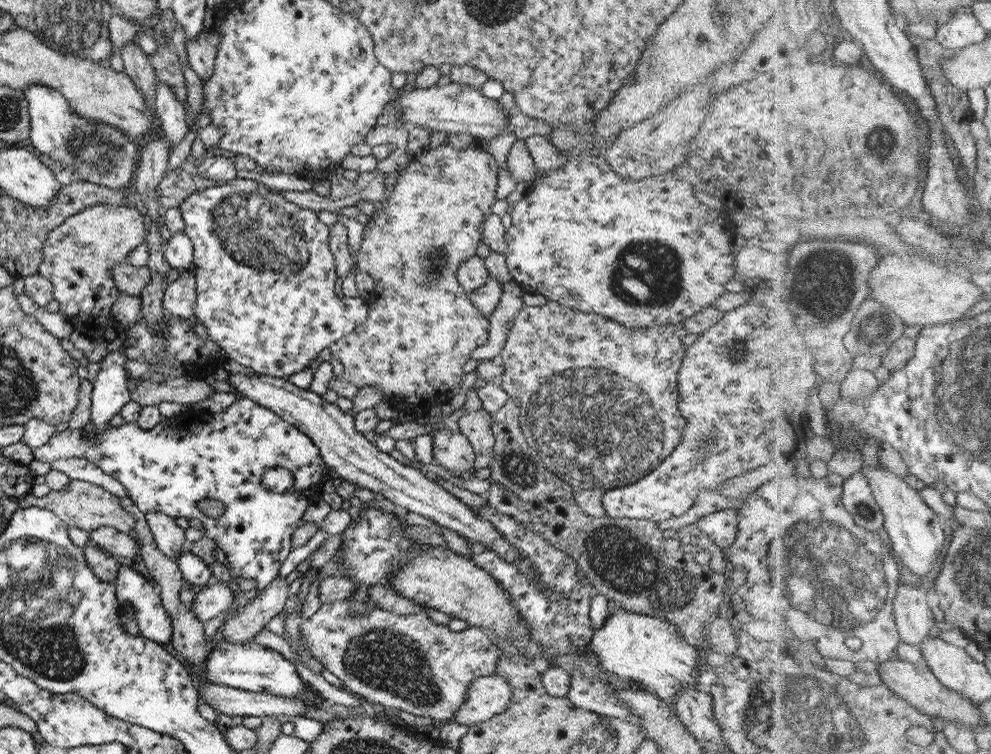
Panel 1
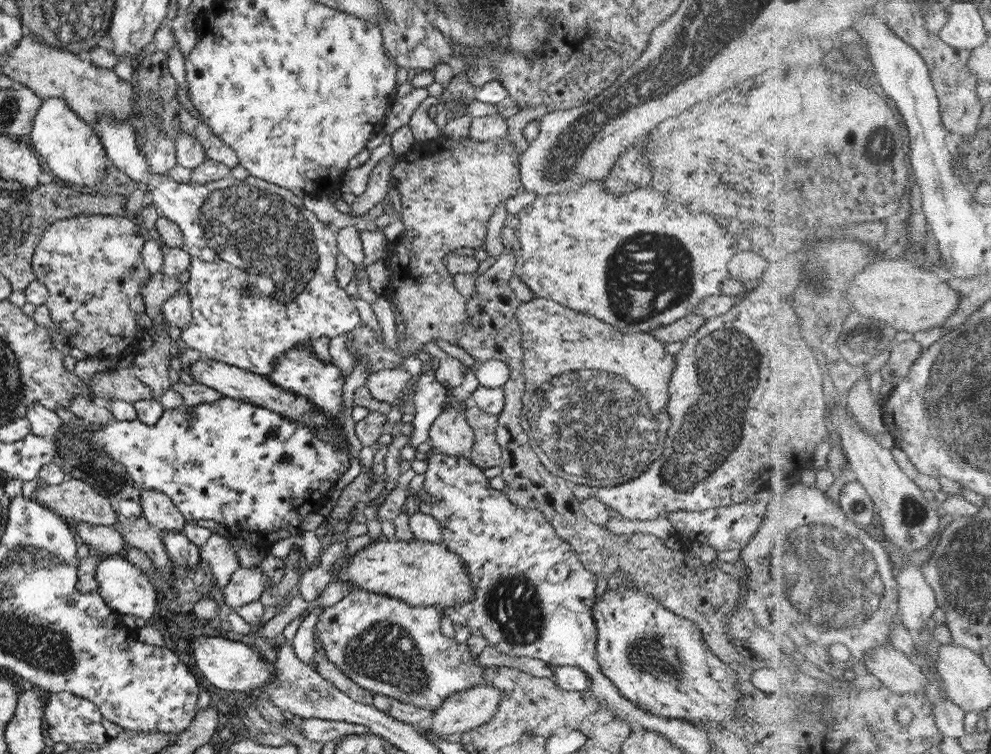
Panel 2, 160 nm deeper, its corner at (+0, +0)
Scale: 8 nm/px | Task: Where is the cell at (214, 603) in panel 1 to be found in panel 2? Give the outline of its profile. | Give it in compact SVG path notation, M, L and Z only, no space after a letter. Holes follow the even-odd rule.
M258 566L250 568L239 567L229 578L227 586L220 590L223 606L219 606L219 610L222 614L233 610L233 608L239 608L243 604L258 601L263 589L265 589L266 582L269 585L270 580L261 572Z

